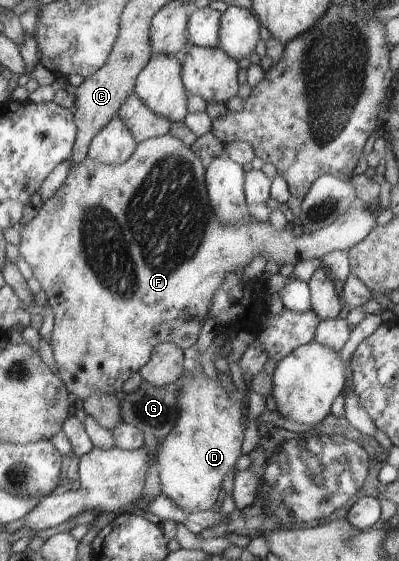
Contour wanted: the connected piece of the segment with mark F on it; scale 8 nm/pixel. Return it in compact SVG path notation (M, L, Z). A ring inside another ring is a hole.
M170 133L158 138L144 140L137 144L137 150L134 151L132 158L124 164L104 164L104 162L91 161L86 157L82 160L82 164L78 164L76 168L71 168L67 177L56 190L56 194L52 198L40 202L38 205L38 215L24 224L20 228L20 242L18 244L19 252L26 263L29 264L33 272L33 277L38 280L41 288L47 296L47 302L54 313L54 328L51 339L48 341L52 347L55 366L57 367L58 376L66 385L70 397L73 402L81 403L90 396L108 395L112 396L116 390L122 388L122 384L134 374L144 369L146 364L150 362L157 344L167 342L177 344L180 348L190 348L194 342L198 340L200 328L209 315L214 295L217 294L218 288L221 288L222 282L232 274L238 272L242 268L246 268L258 256L262 256L264 260L272 260L272 262L282 262L282 264L296 264L302 260L311 258L324 258L326 254L334 251L346 251L350 247L364 240L376 224L377 211L367 205L365 208L361 202L354 203L354 206L346 212L337 216L336 220L327 226L320 227L316 232L304 234L299 231L298 236L293 234L288 228L284 230L276 230L270 221L260 222L256 218L248 215L246 220L242 220L236 226L231 224L222 224L216 218L213 204L210 204L208 182L204 182L204 166L201 157L197 155L187 144L182 144L178 137L170 136Z

